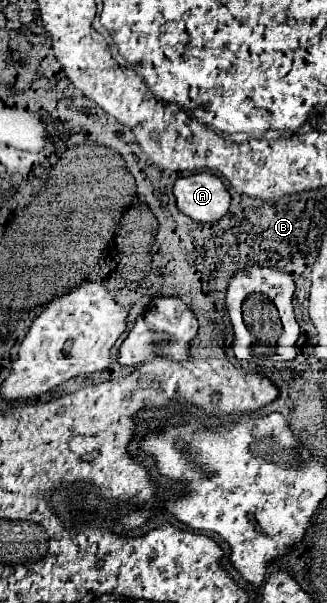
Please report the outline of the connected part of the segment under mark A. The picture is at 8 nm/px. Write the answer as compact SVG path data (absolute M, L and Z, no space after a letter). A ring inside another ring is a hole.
M199 172L175 182L177 208L195 222L215 222L229 212L229 192L223 182L209 172Z

